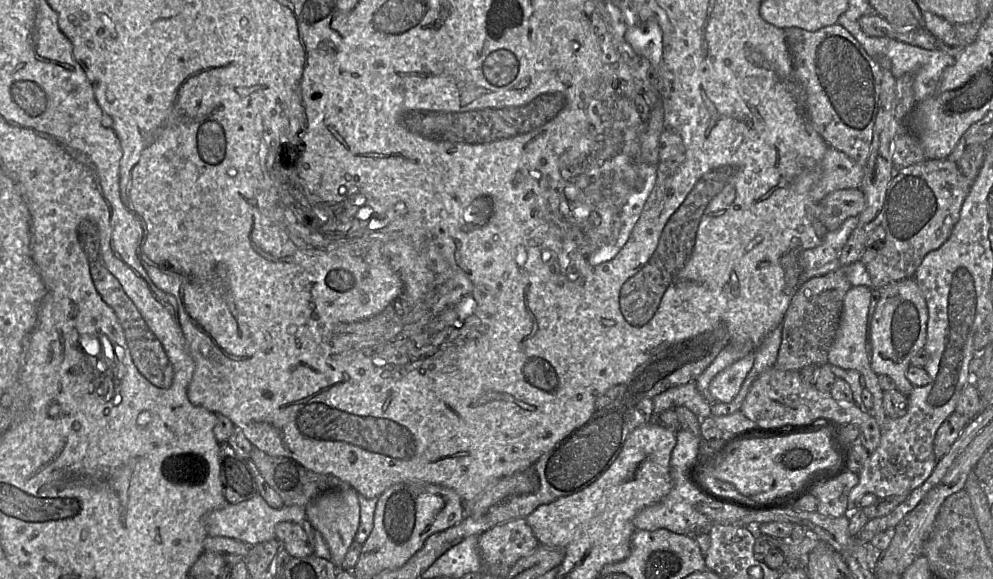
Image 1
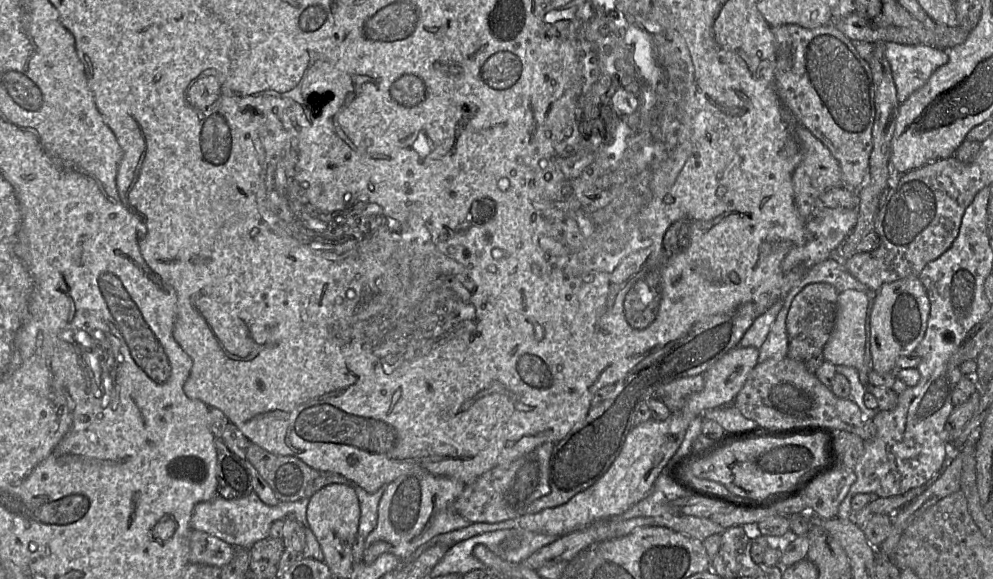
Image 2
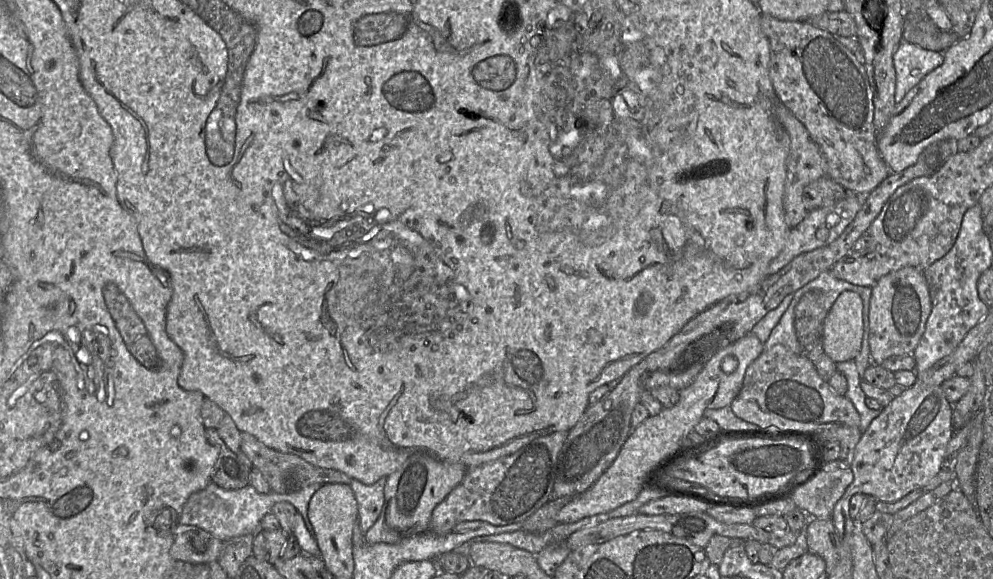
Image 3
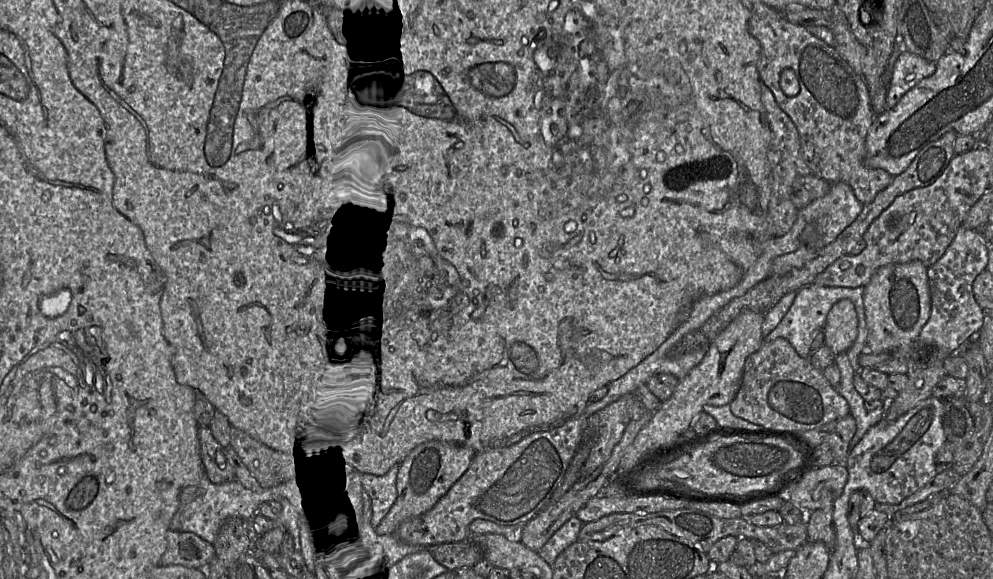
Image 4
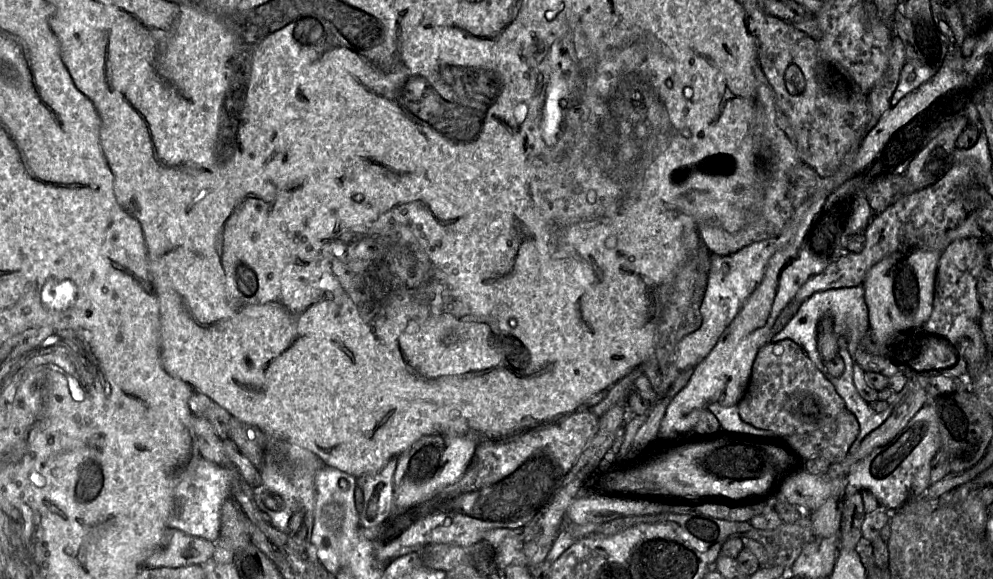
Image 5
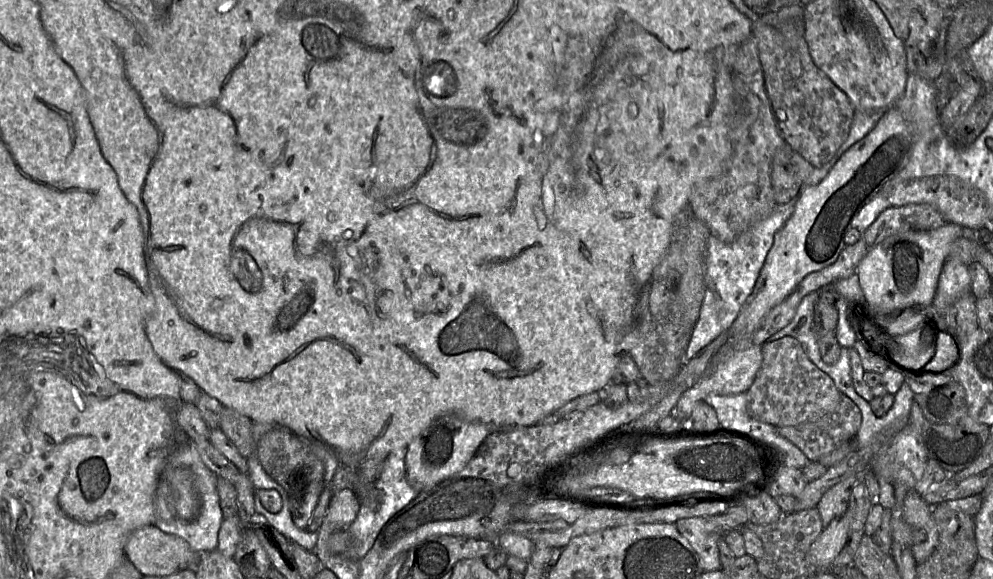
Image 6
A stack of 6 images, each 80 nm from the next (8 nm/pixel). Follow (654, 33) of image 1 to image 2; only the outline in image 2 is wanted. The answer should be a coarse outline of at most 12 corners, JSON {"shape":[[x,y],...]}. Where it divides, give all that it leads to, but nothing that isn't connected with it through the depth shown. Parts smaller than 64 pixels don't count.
{"shape":[[636,24],[623,39],[641,84],[656,88],[662,69],[653,36]]}

